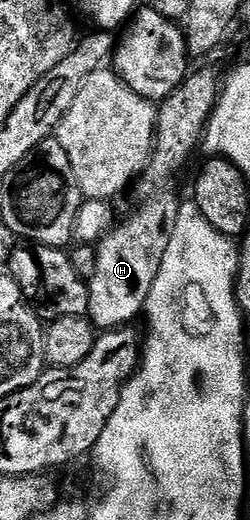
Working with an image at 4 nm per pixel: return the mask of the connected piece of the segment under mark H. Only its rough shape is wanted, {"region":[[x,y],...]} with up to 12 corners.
{"region":[[211,70],[157,109],[141,206],[96,246],[88,318],[145,312],[183,198],[177,176],[217,106]]}

